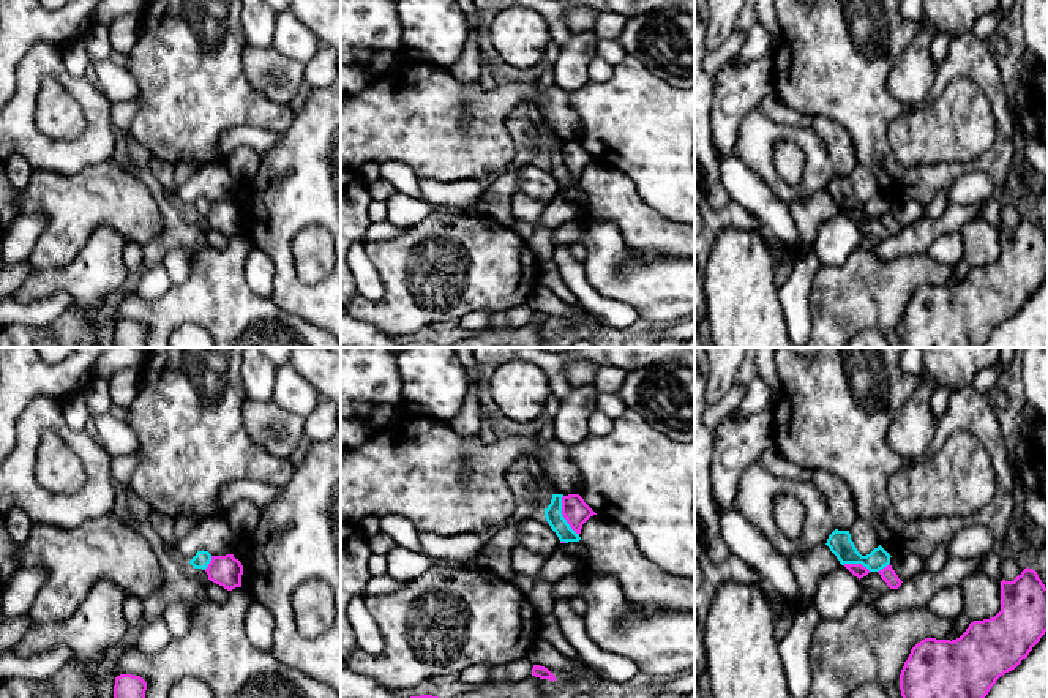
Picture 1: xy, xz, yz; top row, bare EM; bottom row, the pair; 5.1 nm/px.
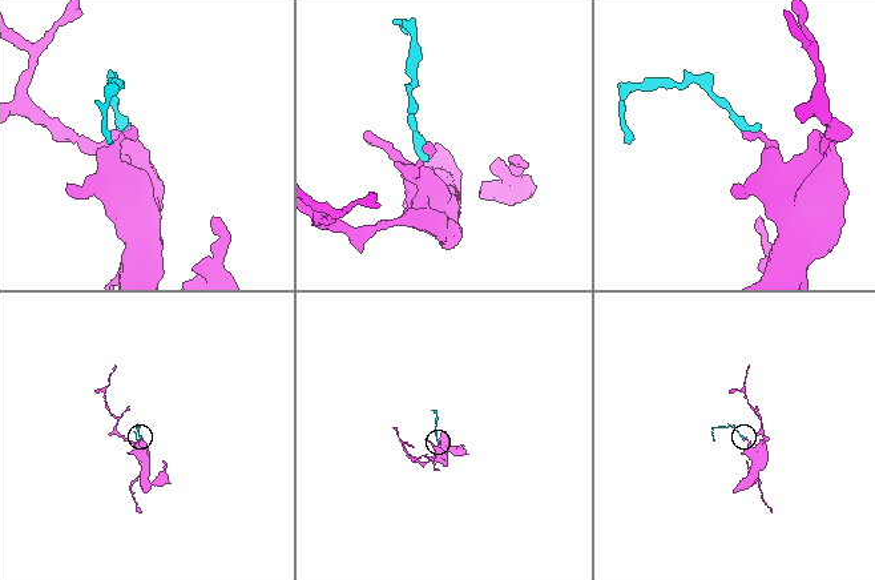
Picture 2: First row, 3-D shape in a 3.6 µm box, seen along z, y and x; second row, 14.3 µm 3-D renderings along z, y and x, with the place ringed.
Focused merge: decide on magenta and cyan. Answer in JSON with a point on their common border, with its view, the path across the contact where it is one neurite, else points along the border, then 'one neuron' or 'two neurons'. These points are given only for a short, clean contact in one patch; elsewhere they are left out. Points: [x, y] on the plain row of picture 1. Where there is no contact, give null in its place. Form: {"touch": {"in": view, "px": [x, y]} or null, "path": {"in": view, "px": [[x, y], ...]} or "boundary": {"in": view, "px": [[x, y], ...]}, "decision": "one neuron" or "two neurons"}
{"touch": {"in": "xz", "px": [562, 160]}, "boundary": {"in": "xz", "px": [[562, 142], [562, 163], [578, 180]]}, "decision": "two neurons"}

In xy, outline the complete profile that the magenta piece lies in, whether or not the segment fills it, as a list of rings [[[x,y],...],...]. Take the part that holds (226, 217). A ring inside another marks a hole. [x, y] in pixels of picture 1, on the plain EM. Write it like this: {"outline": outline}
{"outline": [[[234,201],[211,202],[205,215],[208,226],[223,232],[227,237],[241,234],[243,212]]]}

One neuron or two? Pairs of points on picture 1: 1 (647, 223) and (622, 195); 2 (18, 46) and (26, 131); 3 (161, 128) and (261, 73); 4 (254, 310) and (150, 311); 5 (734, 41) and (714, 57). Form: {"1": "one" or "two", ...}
{"1": "one", "2": "two", "3": "two", "4": "one", "5": "one"}

